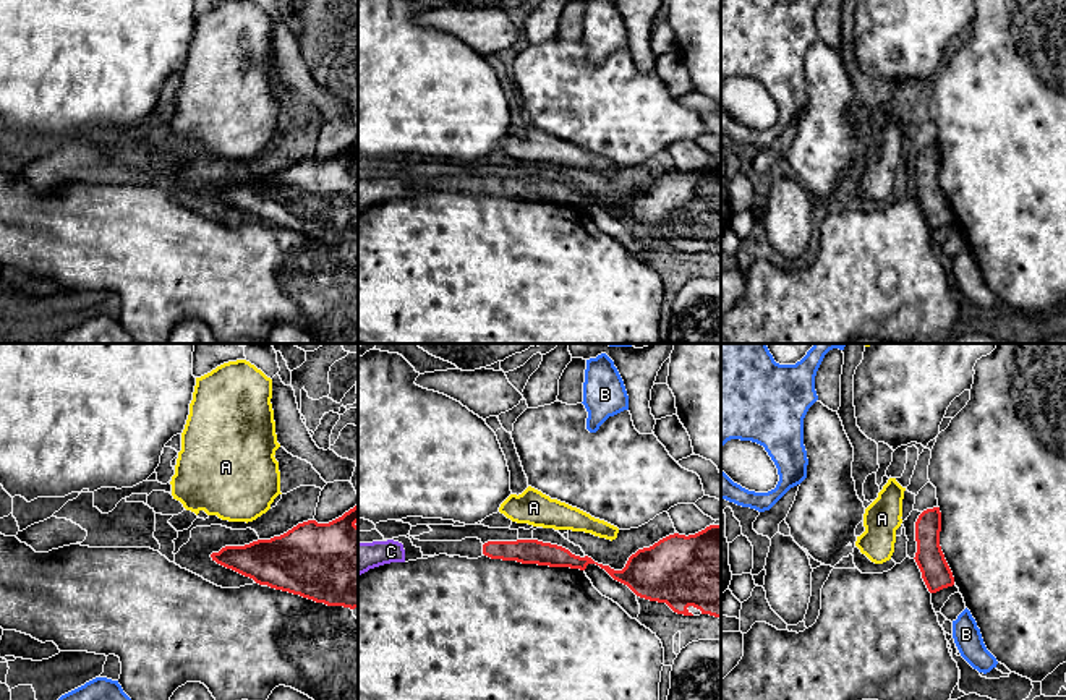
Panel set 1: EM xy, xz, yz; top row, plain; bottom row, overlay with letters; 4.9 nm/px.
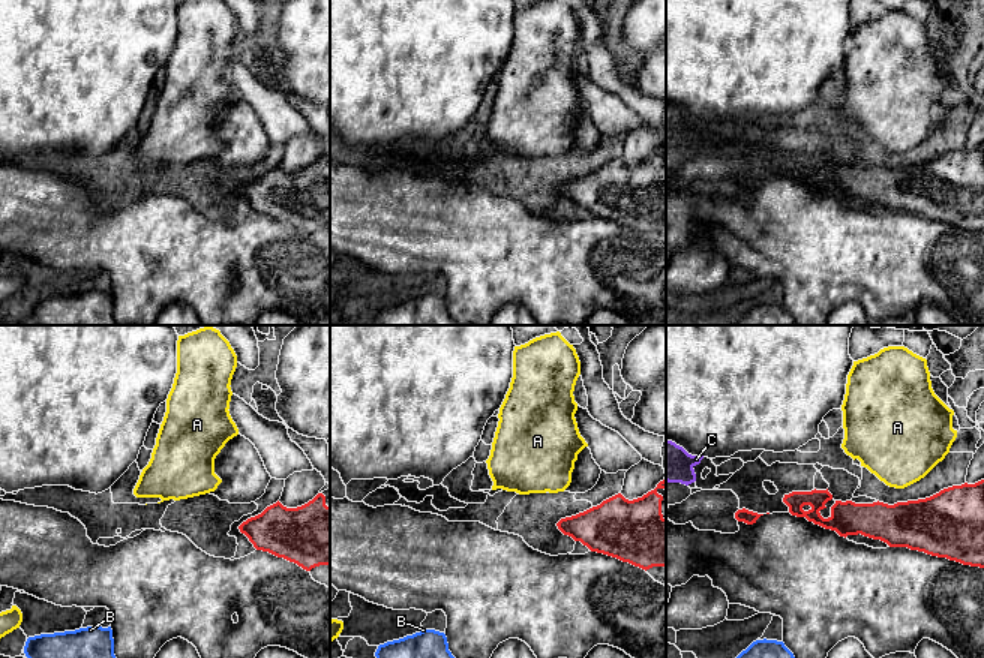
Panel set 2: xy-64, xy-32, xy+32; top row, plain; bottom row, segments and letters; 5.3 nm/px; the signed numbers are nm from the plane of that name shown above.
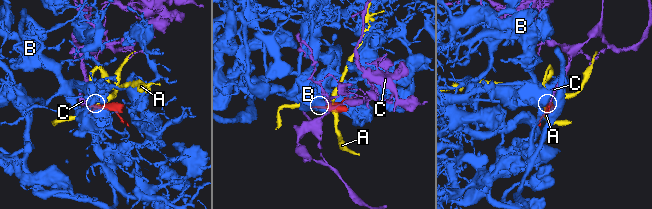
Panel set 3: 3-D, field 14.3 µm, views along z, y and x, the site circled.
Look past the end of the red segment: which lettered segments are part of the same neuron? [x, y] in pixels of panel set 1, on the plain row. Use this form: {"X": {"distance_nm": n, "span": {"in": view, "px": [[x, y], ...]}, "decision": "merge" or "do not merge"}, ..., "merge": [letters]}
{"A": {"distance_nm": 70, "span": {"in": "xz", "px": [[537, 177], [543, 164]]}, "decision": "do not merge"}, "B": {"distance_nm": 130, "span": {"in": "yz", "px": [[951, 222], [966, 245]]}, "decision": "do not merge"}, "C": {"distance_nm": 400, "span": {"in": "xz", "px": [[483, 187], [404, 187]]}, "decision": "merge"}, "merge": ["C"]}

